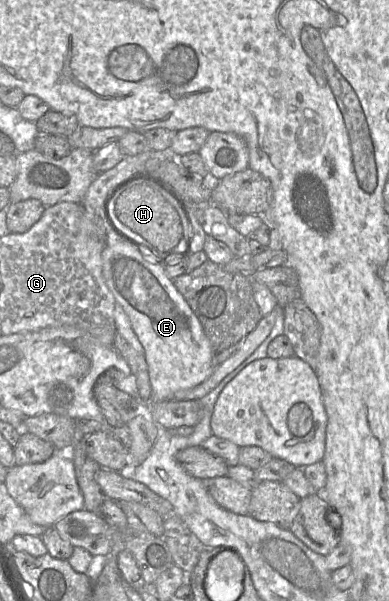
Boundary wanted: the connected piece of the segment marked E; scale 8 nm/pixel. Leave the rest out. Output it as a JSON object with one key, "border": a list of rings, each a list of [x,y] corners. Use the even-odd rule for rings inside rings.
{"border":[[[107,227],[107,243],[101,255],[103,277],[116,303],[127,314],[132,329],[143,347],[151,386],[150,402],[172,401],[172,396],[176,392],[201,384],[213,372],[216,354],[204,334],[199,319],[167,276],[164,263],[147,261],[130,241]]]}

